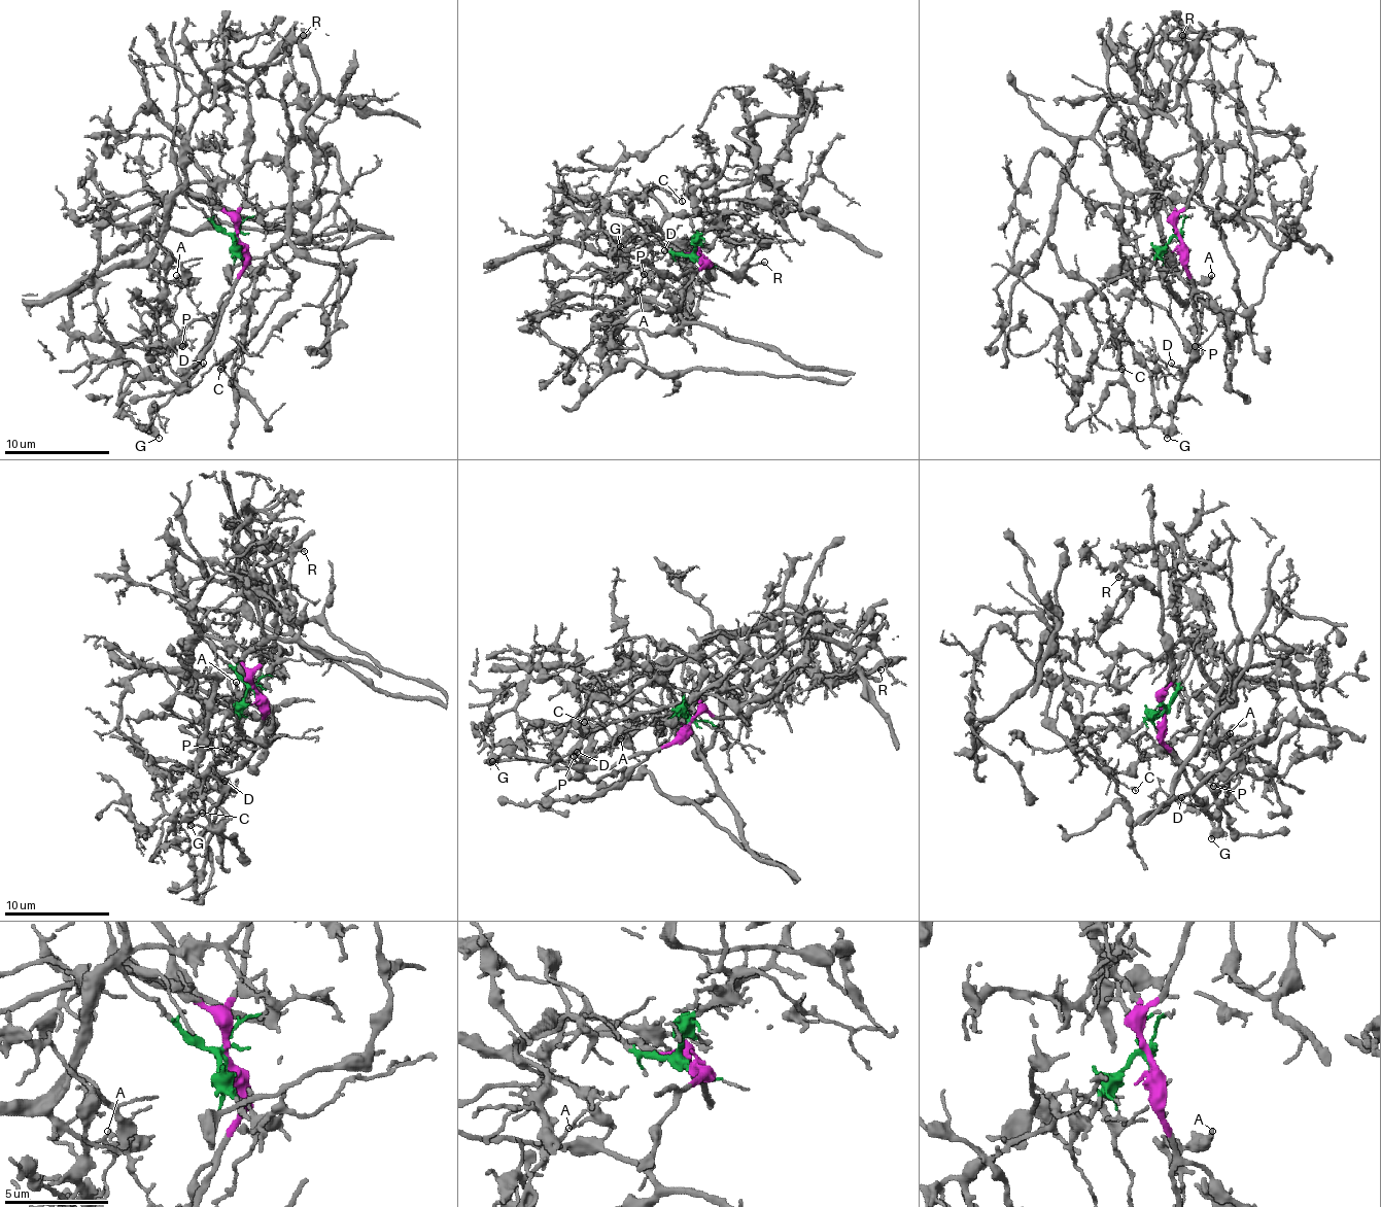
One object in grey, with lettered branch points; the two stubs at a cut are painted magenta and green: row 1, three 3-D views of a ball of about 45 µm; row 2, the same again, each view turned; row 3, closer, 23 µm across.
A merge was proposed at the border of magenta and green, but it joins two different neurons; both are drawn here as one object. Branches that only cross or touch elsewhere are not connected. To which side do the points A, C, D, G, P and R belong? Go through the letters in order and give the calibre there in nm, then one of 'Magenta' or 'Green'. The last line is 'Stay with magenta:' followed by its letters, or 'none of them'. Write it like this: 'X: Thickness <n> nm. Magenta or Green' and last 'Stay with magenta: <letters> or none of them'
A: Thickness 110 nm. Green
C: Thickness 120 nm. Green
D: Thickness 140 nm. Magenta
G: Thickness 320 nm. Magenta
P: Thickness 140 nm. Green
R: Thickness 150 nm. Magenta
Stay with magenta: D, G, R

